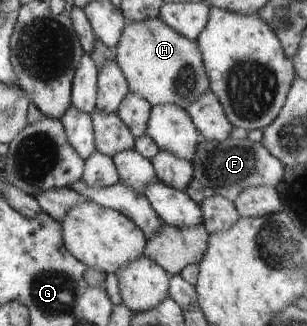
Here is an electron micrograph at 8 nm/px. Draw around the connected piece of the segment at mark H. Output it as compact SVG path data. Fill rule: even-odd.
M160 17L138 22L125 20L124 30L114 50L116 64L126 78L129 91L144 98L151 106L174 104L186 111L194 100L198 100L198 96L210 89L197 42L180 36Z

